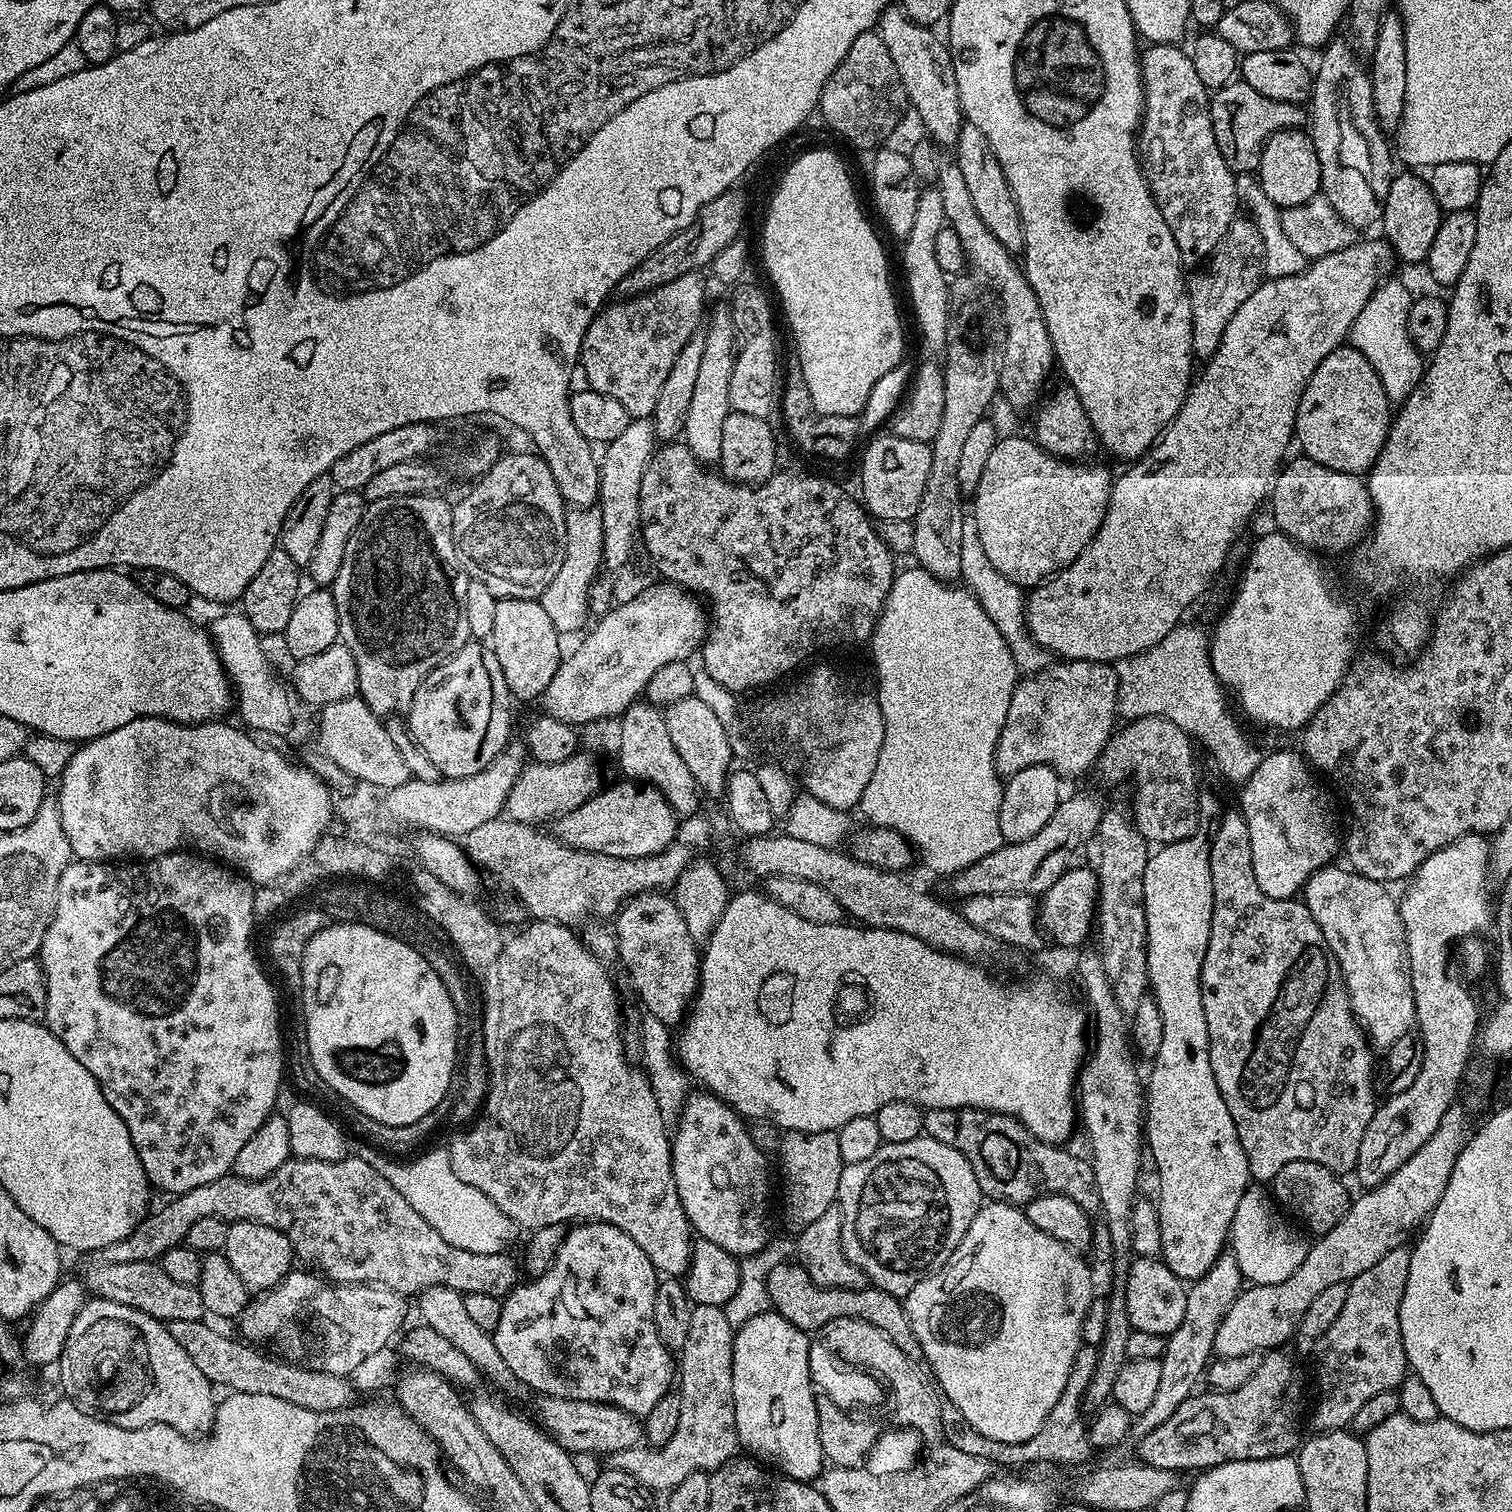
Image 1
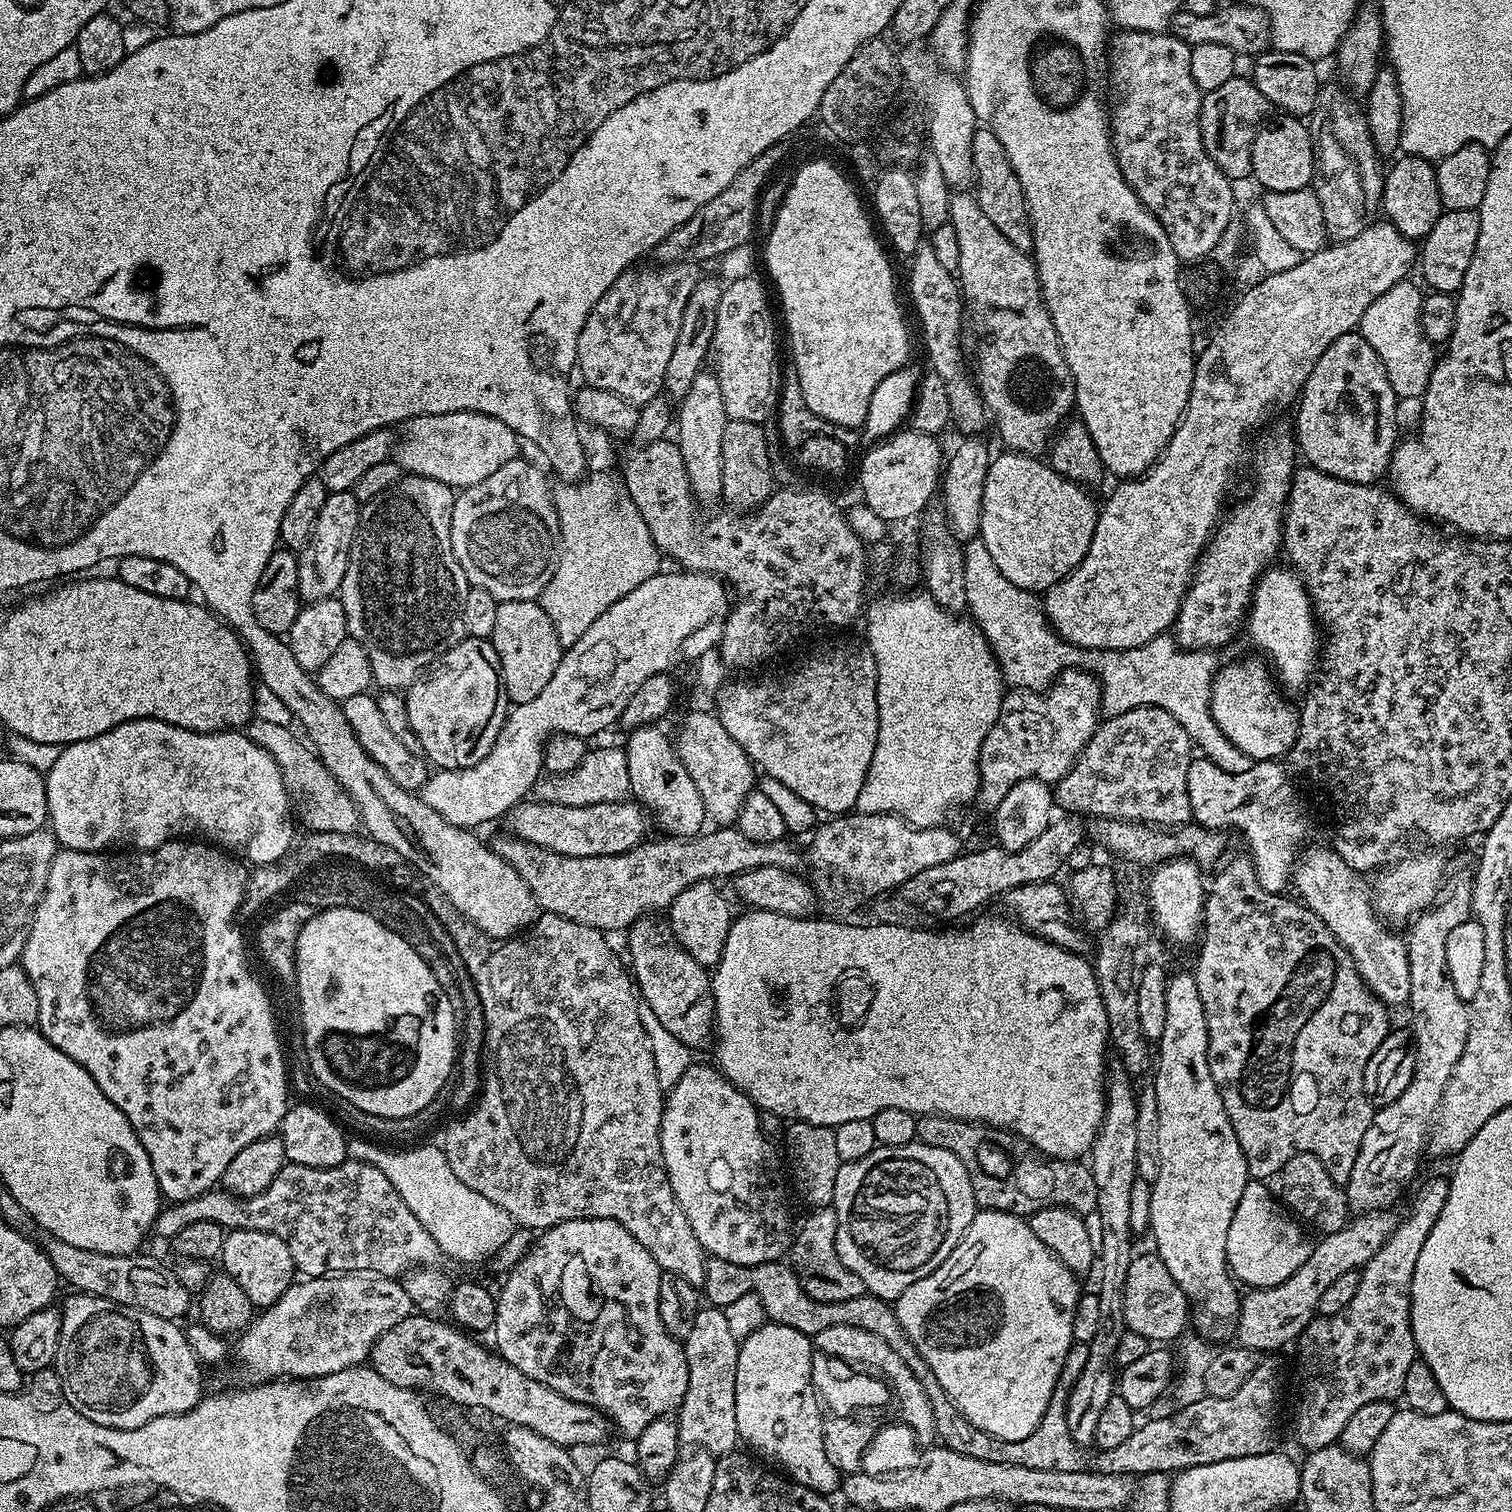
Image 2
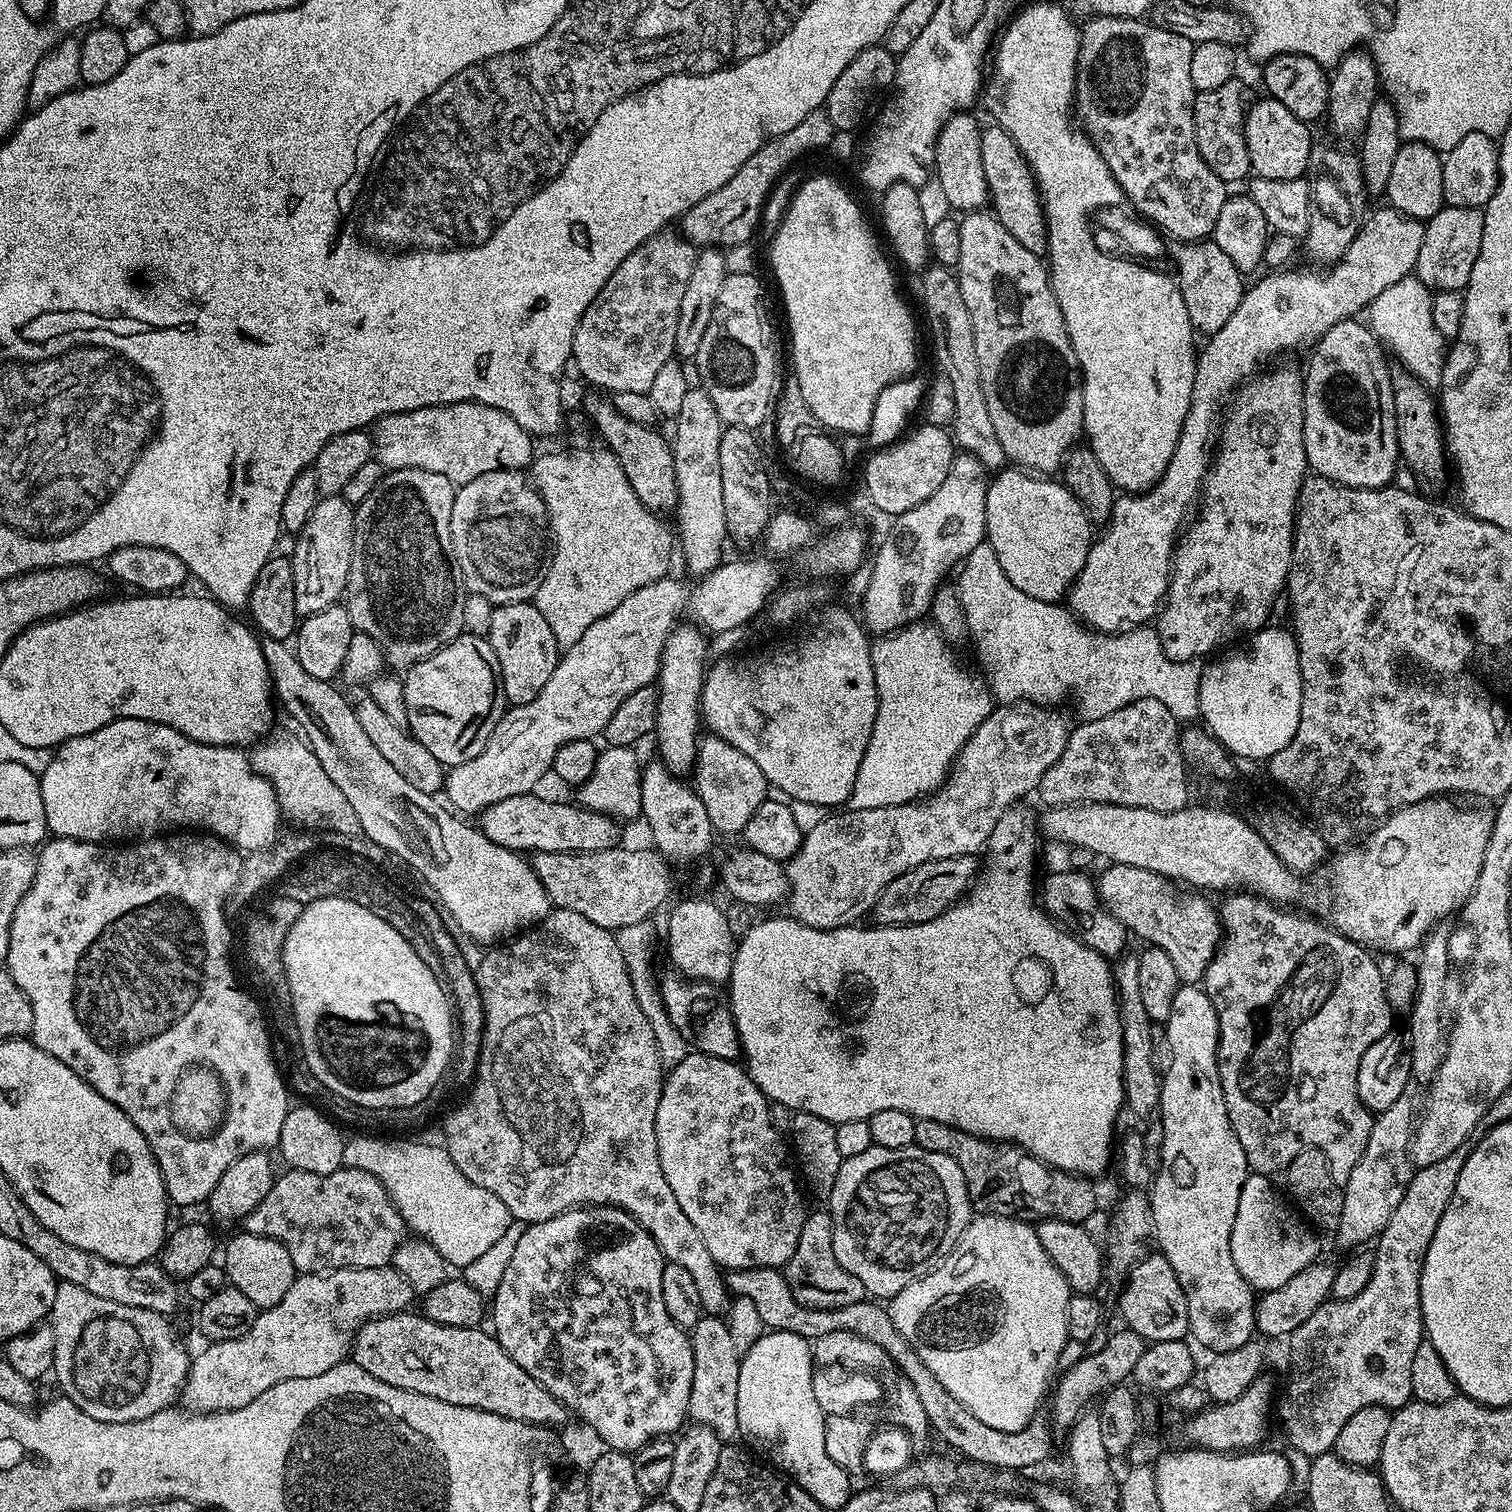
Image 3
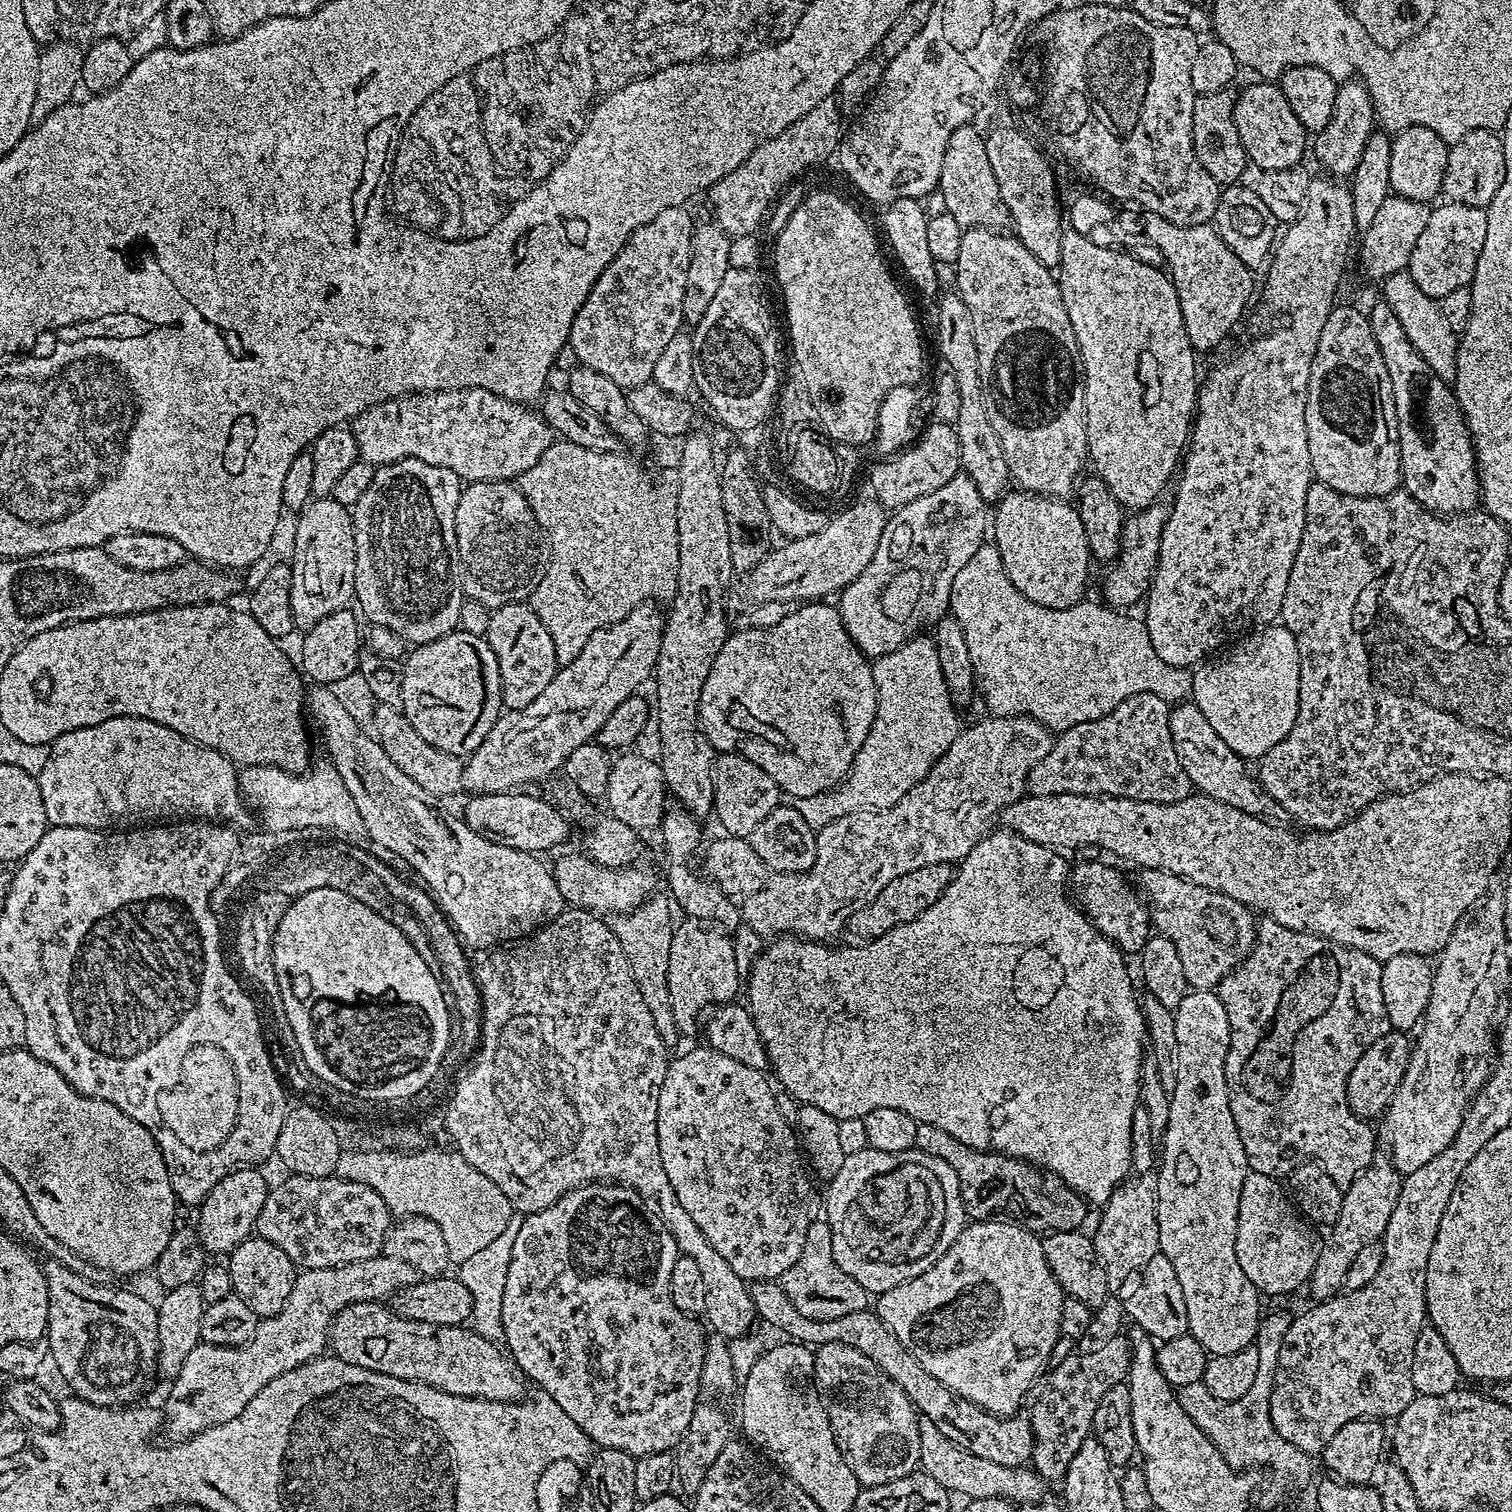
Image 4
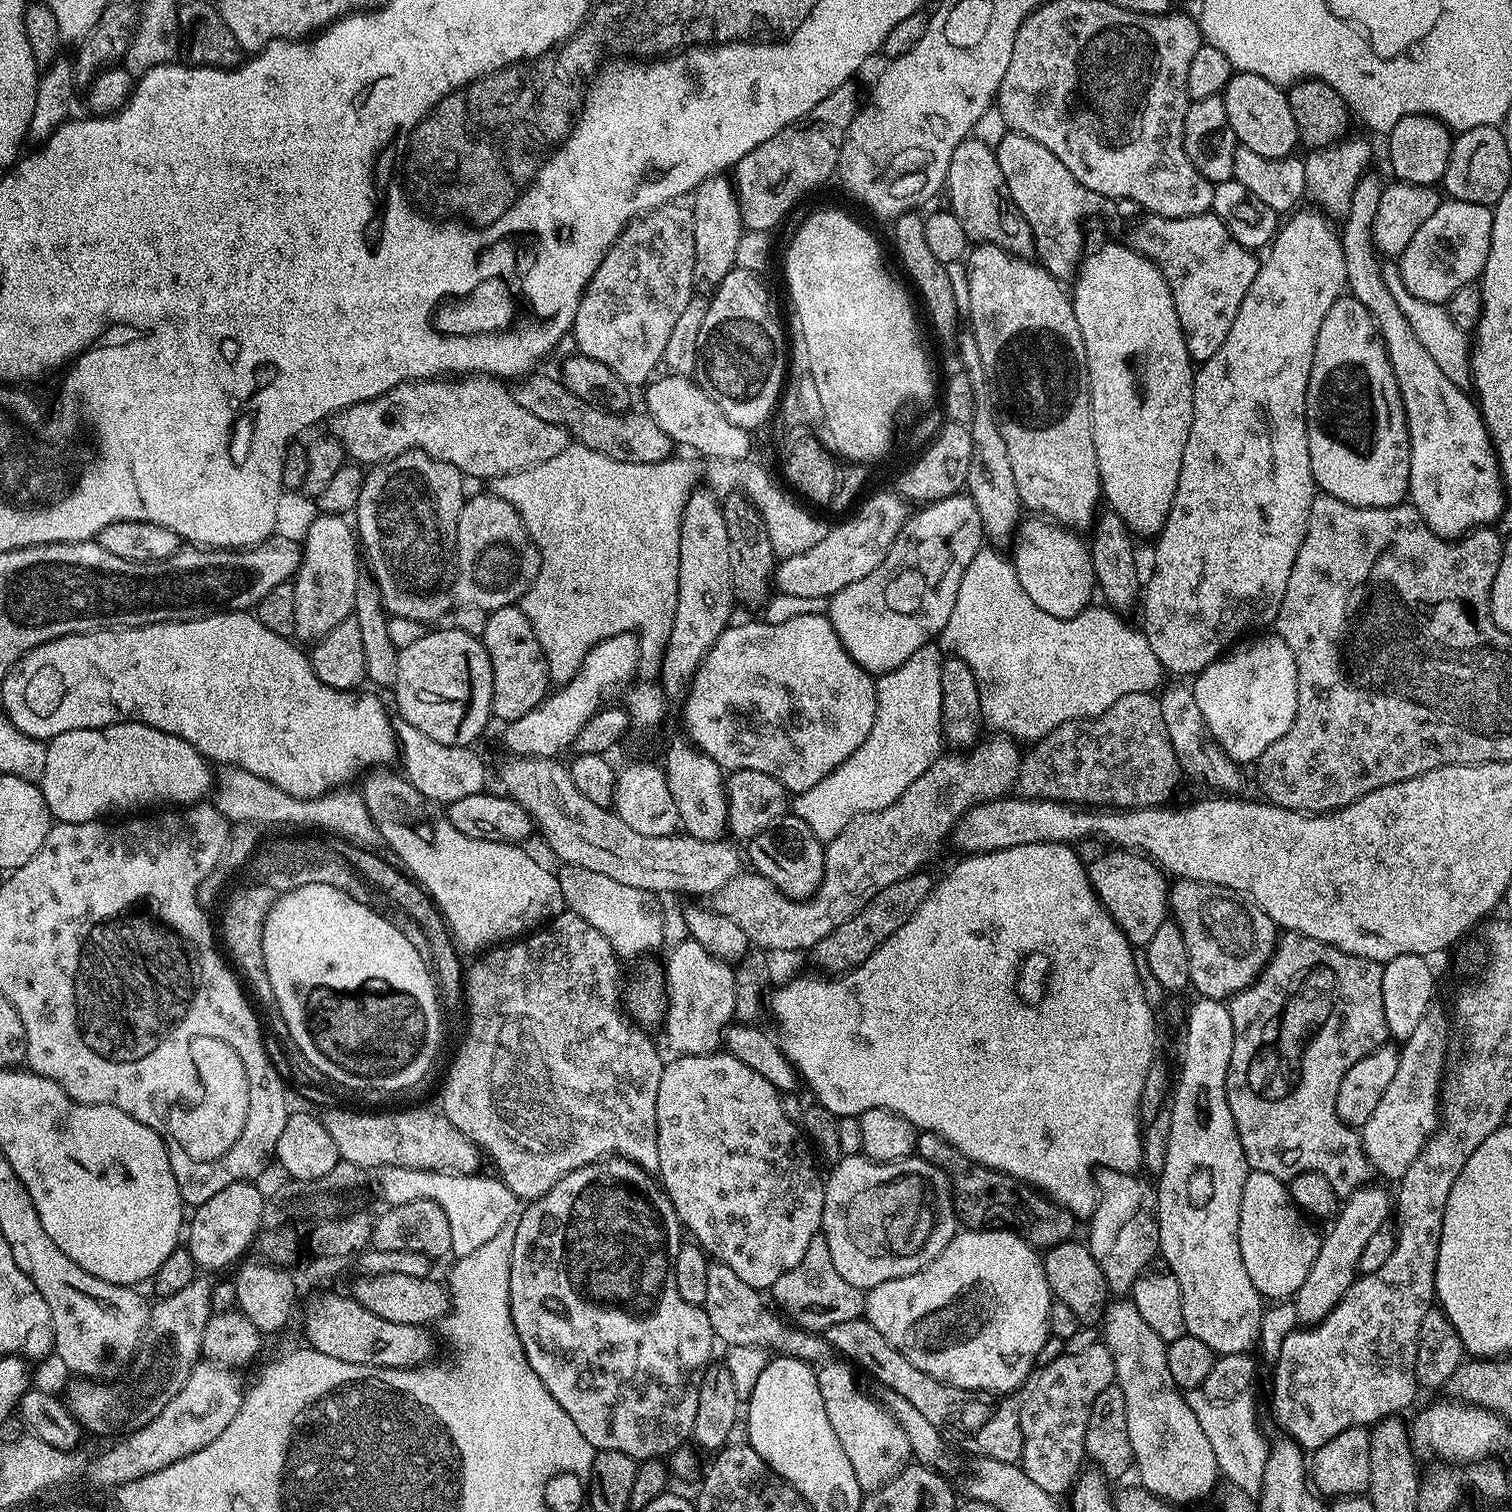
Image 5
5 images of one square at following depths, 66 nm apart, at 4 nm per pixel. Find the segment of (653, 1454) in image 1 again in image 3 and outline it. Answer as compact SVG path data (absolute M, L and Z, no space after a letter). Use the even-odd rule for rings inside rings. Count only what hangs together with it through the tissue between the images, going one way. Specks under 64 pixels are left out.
M701 1315L700 1320L690 1329L692 1349L694 1350L694 1386L690 1390L688 1415L695 1423L711 1426L719 1434L721 1441L728 1442L732 1435L740 1432L738 1422L738 1370L742 1354L734 1346L734 1338L730 1338L727 1323L721 1317Z

